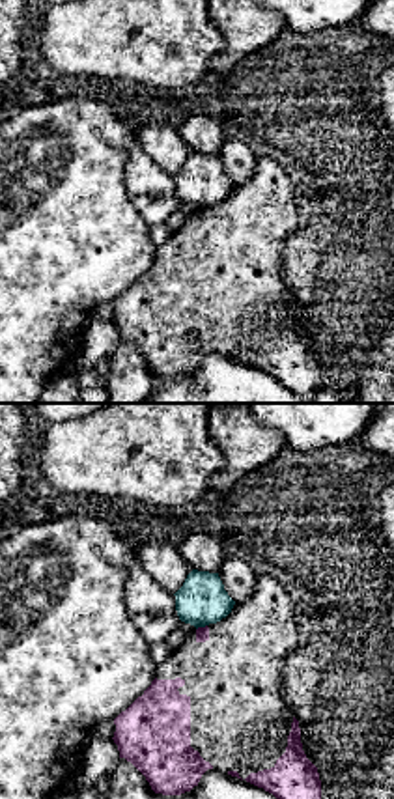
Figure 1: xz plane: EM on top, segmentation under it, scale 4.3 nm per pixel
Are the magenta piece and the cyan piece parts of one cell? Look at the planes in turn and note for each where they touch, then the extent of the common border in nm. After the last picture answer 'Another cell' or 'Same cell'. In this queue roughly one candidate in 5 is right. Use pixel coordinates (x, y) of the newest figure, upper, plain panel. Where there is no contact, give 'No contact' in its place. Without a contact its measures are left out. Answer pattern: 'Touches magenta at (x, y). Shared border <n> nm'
Touches magenta at (200, 210). Shared border 50 nm

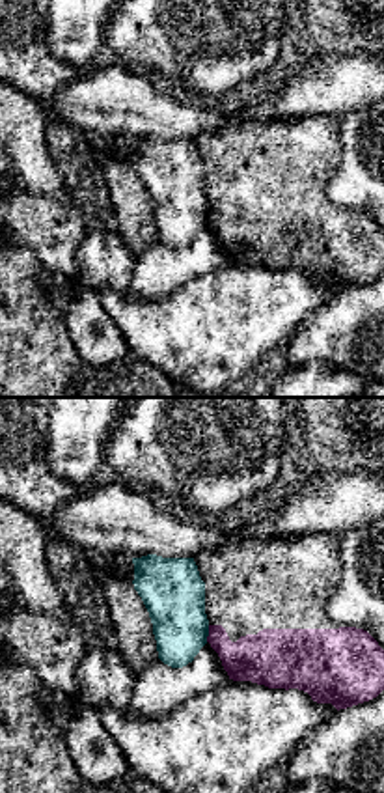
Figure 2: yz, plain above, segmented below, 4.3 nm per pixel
Touches magenta at (209, 215). Shared border 70 nm

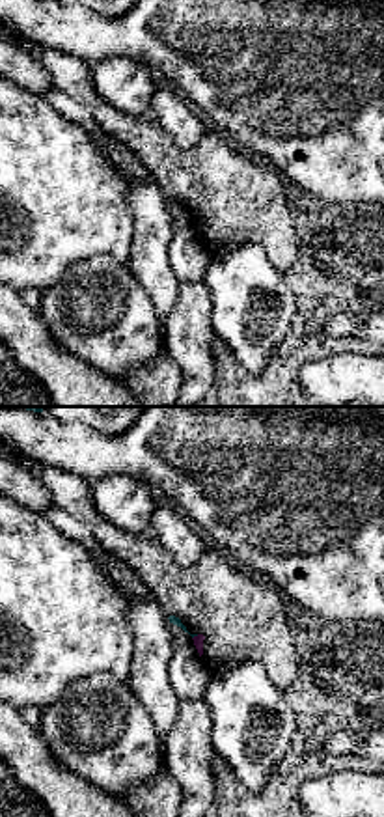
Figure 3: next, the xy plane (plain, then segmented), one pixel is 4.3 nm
Touches magenta at (194, 219). Shared border 40 nm

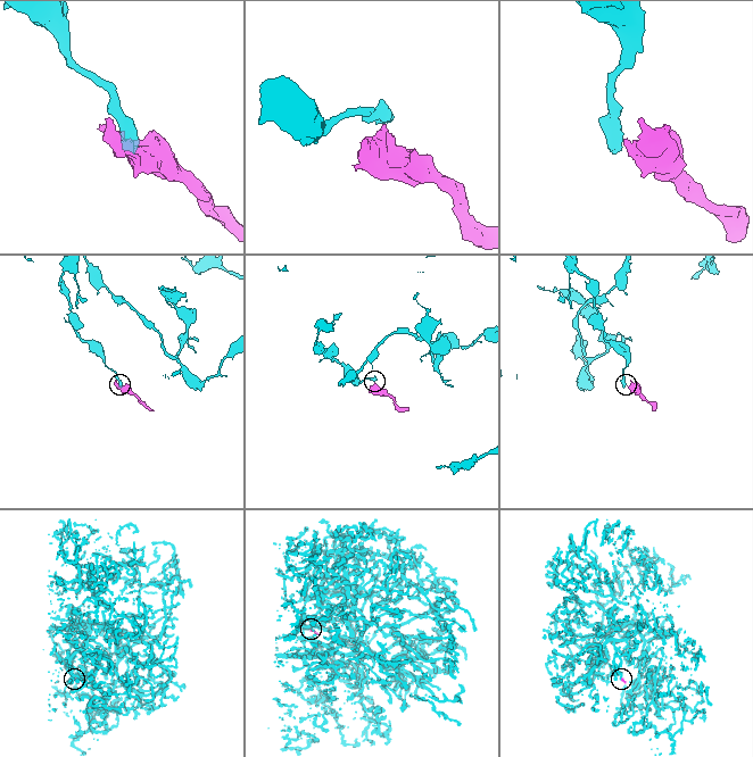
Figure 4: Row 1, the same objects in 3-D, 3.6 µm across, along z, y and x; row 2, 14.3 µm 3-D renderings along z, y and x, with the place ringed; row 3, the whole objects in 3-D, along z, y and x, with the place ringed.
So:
Another cell

